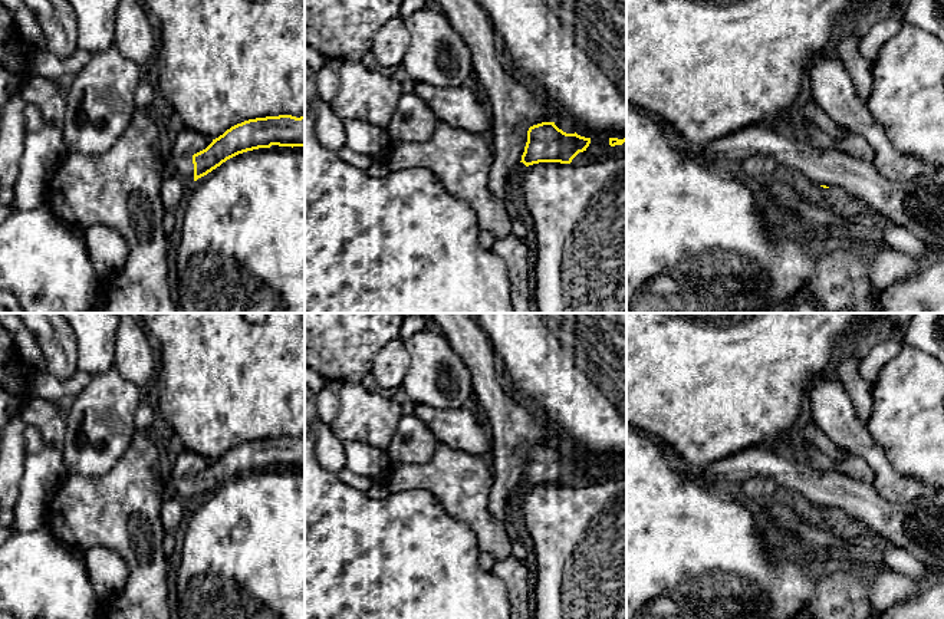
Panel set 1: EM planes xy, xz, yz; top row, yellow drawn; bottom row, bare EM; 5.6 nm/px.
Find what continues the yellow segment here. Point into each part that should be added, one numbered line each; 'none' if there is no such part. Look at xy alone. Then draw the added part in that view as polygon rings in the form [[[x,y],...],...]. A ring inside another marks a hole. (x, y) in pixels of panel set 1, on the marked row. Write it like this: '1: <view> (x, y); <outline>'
1: xy (184, 167); [[[165,148],[164,154],[167,158],[168,175],[177,174],[177,175],[181,175],[187,181],[194,181],[193,157],[184,157],[184,158],[172,157],[168,148]]]

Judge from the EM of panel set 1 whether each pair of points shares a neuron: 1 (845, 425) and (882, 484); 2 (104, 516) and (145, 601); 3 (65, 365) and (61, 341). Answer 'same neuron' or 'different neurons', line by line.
1: same neuron
2: same neuron
3: same neuron

